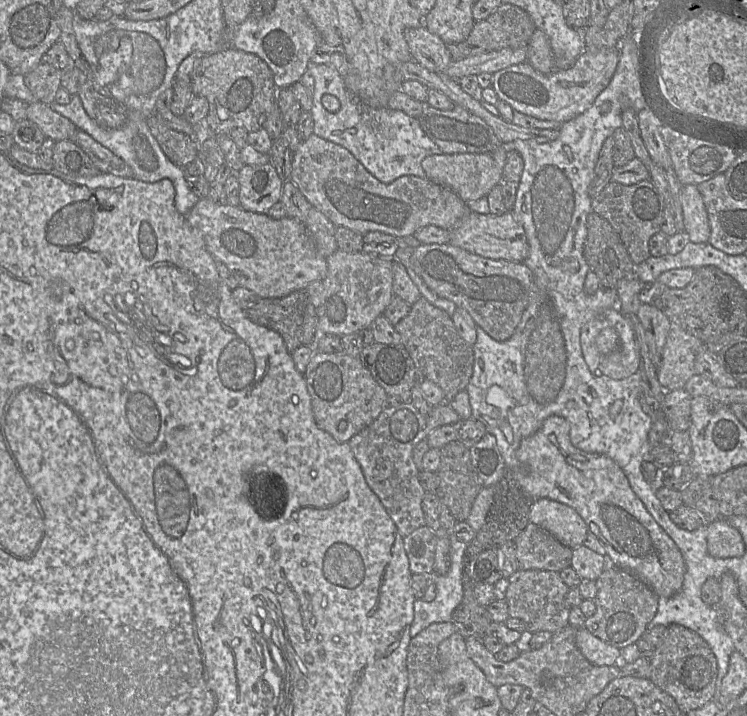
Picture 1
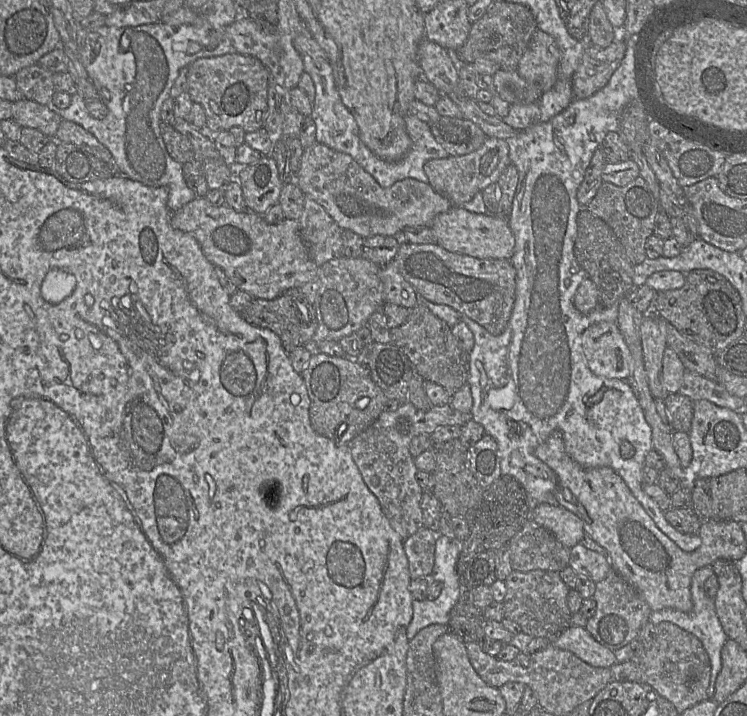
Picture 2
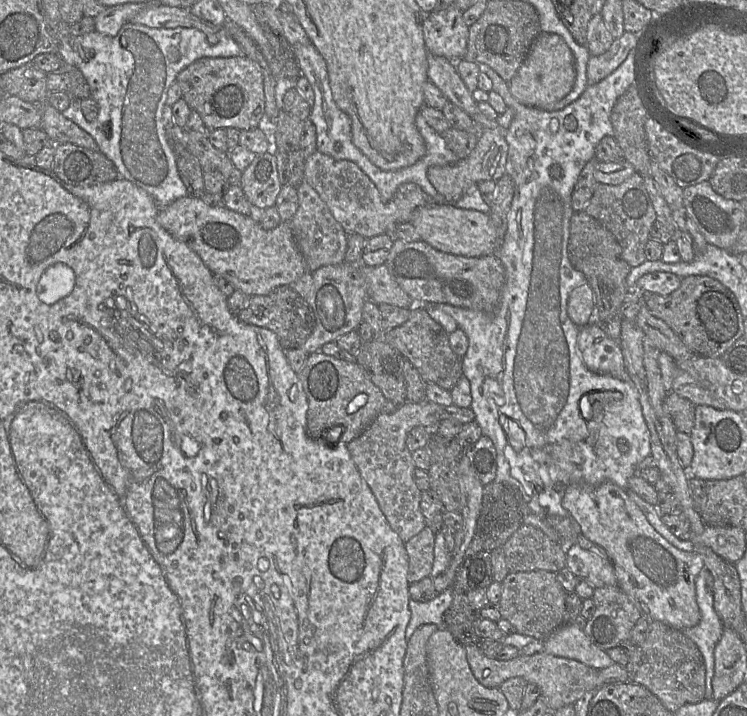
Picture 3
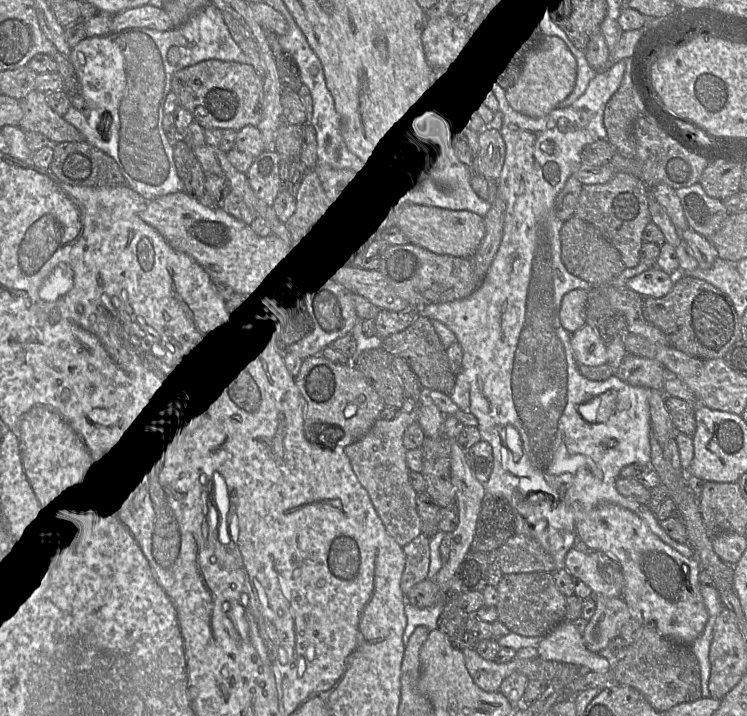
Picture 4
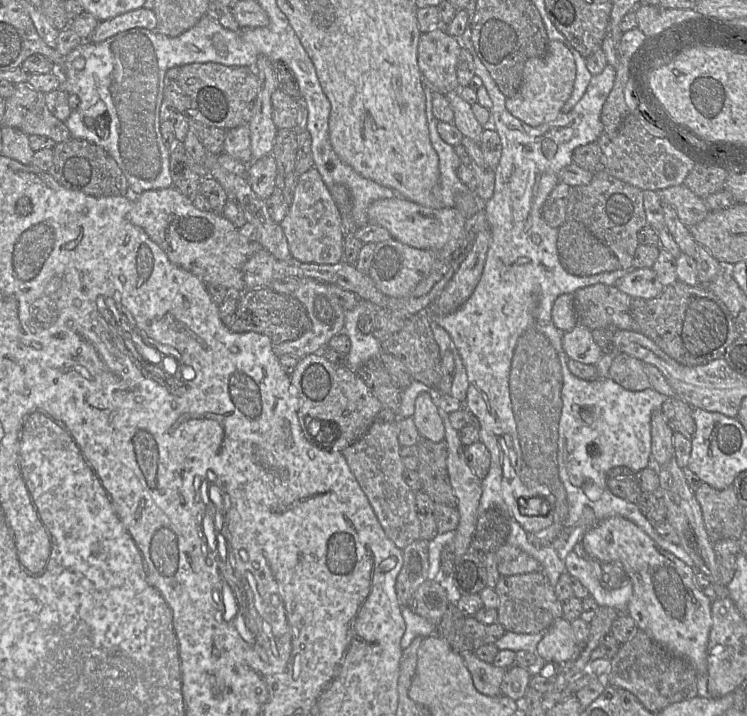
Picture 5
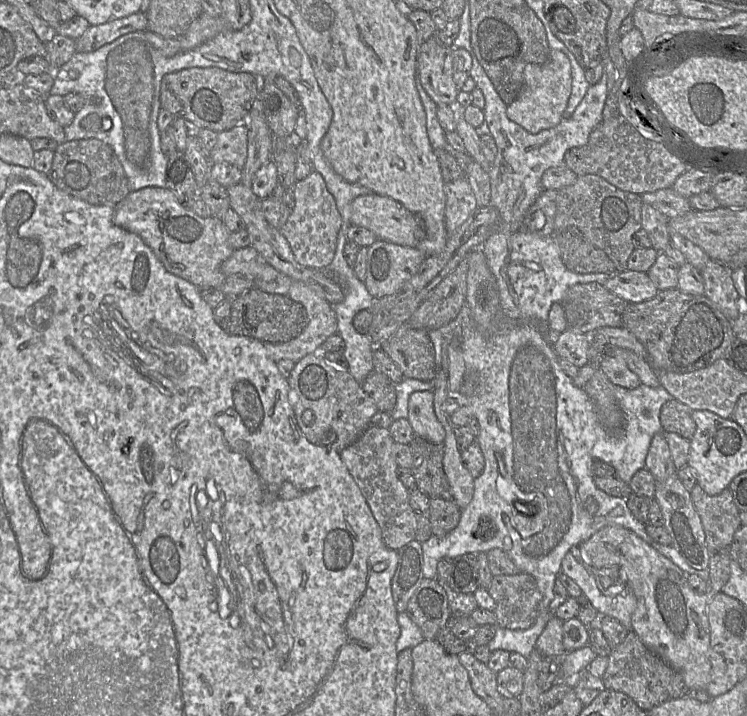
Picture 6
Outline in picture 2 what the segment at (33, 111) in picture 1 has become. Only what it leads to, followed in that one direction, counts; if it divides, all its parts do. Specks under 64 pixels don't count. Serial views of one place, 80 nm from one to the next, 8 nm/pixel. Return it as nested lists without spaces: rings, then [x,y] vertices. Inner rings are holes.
[[[21,99],[12,104],[12,120],[21,127],[37,129],[50,139],[54,139],[62,117],[54,112],[51,105]]]

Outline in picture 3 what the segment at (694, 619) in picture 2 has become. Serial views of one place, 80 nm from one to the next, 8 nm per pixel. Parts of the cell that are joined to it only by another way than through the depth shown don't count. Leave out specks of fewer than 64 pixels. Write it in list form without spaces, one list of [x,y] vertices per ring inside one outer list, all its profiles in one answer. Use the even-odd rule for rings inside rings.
[[[704,567],[695,580],[696,600],[700,609],[700,622],[693,627],[680,629],[693,640],[704,658],[706,667],[705,698],[713,698],[712,678],[715,669],[714,650],[723,633],[723,623],[714,609],[713,591],[708,590]]]

